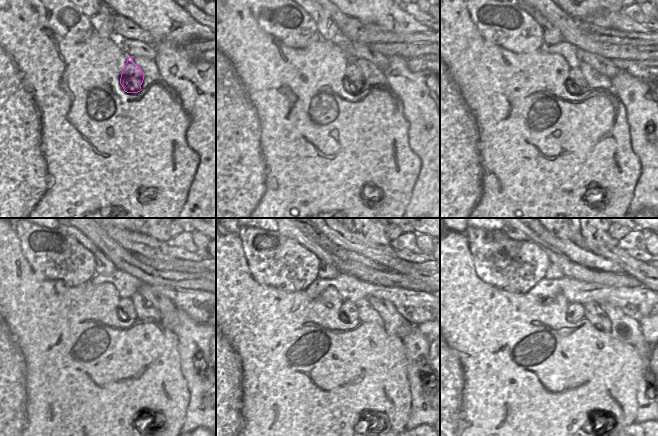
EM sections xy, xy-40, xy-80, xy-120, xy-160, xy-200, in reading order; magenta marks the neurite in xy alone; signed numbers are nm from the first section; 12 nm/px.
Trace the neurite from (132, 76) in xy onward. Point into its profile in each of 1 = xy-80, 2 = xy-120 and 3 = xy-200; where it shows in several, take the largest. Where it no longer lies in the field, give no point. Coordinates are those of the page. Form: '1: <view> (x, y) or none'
1: xy-80 (576, 80)
2: xy-120 (126, 309)
3: xy-200 (575, 312)

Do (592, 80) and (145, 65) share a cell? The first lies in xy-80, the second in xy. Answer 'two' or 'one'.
one

